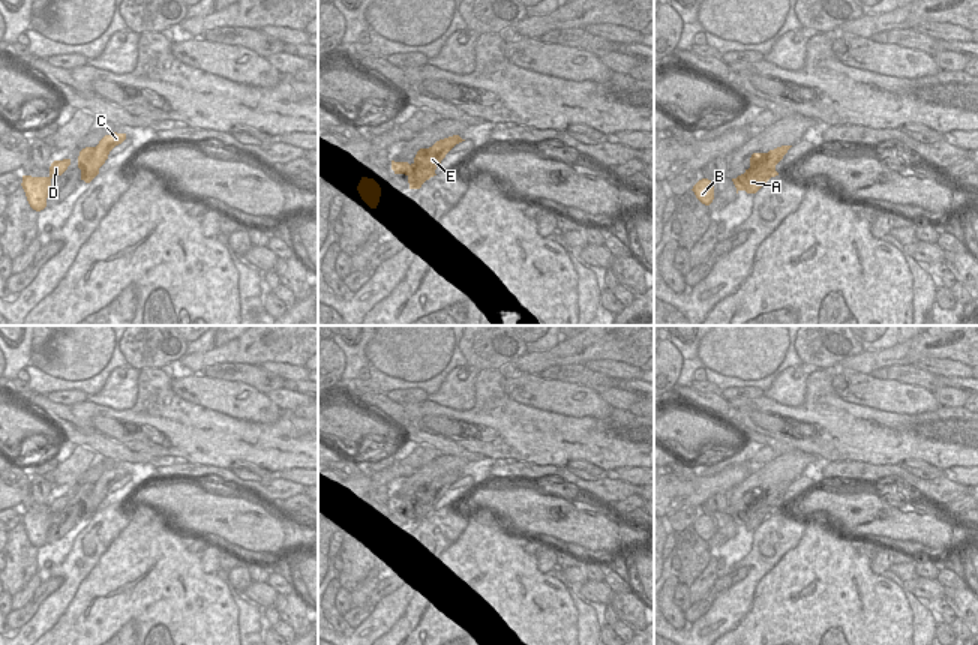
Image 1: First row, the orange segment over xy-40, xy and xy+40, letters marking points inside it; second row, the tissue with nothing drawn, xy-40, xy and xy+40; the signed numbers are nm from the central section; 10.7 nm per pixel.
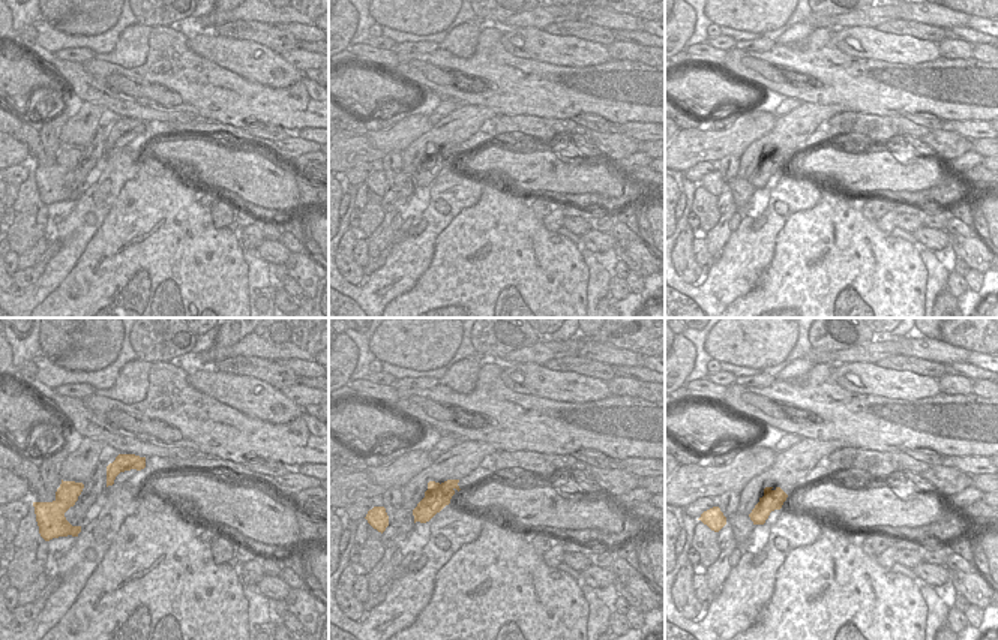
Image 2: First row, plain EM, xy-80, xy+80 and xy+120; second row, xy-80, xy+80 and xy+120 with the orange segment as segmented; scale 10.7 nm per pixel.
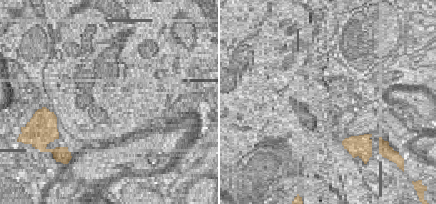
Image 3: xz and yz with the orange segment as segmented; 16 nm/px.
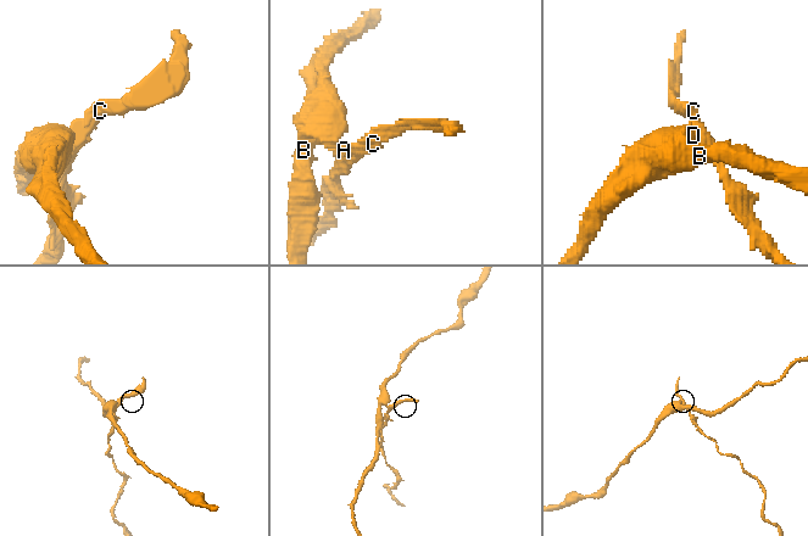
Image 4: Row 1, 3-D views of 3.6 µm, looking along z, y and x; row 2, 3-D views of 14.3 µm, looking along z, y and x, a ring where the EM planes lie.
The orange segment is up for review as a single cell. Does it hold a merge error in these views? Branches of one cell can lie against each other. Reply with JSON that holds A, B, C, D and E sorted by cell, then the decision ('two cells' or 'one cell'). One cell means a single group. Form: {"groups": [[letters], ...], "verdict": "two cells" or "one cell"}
{"groups": [["A", "C", "E"], ["B", "D"]], "verdict": "two cells"}

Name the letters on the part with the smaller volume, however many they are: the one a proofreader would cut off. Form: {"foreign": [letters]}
{"foreign": ["A", "C", "E"]}

